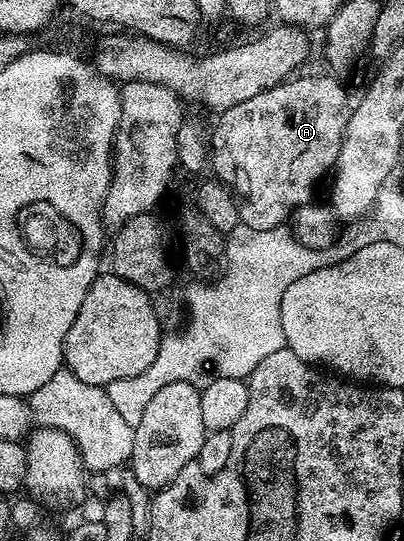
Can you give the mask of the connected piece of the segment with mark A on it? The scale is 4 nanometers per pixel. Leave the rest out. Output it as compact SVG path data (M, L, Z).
M334 75L327 77L299 77L292 76L290 79L273 86L271 89L261 91L261 95L253 95L253 99L245 99L245 103L237 103L237 107L229 107L224 113L218 114L215 130L209 137L209 165L215 168L214 176L225 185L230 185L236 198L239 200L239 220L253 227L257 231L269 231L270 229L282 226L290 218L295 210L303 205L312 204L315 188L319 185L319 180L323 176L330 174L335 168L335 161L339 158L343 136L347 130L347 124L351 118L353 108L352 98L347 98L347 93L343 90L344 82Z

